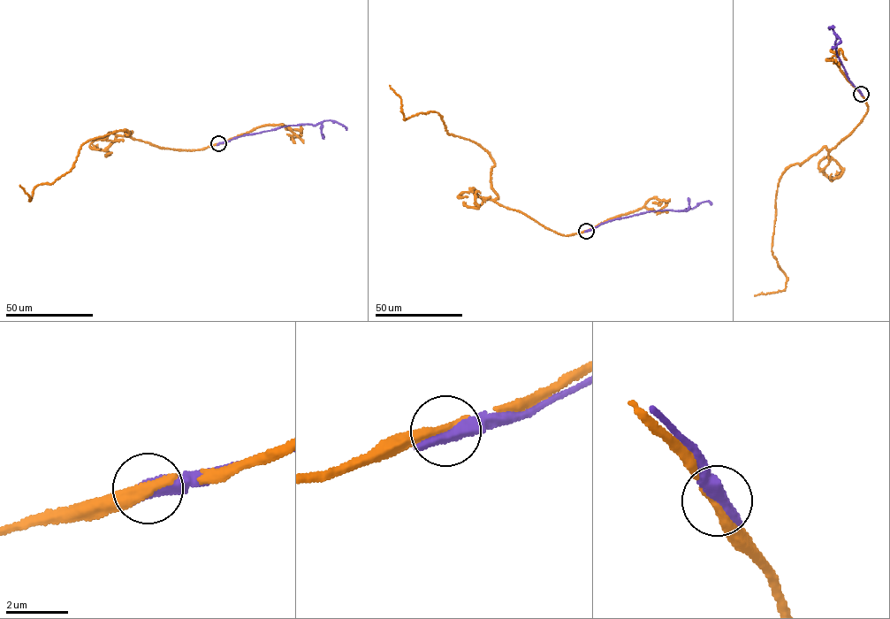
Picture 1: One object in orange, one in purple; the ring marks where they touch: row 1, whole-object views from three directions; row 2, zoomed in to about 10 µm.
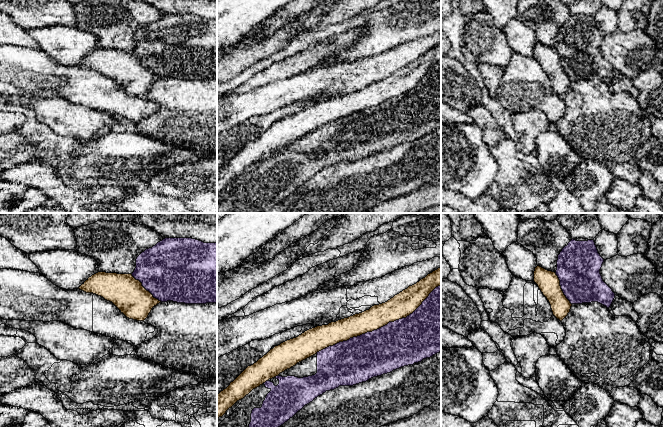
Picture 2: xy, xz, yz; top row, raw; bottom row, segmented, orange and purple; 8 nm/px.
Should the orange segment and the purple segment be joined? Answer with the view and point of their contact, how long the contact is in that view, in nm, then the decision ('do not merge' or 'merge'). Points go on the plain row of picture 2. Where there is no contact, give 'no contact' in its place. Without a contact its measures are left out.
xz (378, 104) | 1150 nm | do not merge

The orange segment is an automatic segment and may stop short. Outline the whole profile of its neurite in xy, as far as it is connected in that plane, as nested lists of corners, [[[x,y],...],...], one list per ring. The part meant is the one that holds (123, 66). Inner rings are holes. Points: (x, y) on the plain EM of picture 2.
[[[98,48],[89,53],[78,65],[103,73],[112,78],[127,94],[137,97],[144,97],[152,84],[161,78],[154,74],[132,50]]]

